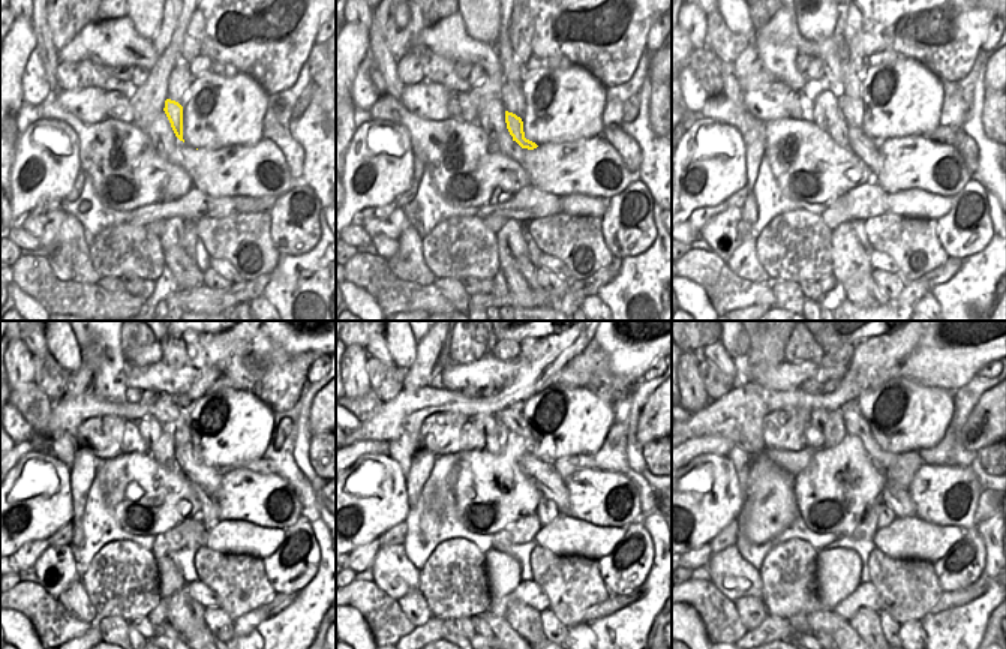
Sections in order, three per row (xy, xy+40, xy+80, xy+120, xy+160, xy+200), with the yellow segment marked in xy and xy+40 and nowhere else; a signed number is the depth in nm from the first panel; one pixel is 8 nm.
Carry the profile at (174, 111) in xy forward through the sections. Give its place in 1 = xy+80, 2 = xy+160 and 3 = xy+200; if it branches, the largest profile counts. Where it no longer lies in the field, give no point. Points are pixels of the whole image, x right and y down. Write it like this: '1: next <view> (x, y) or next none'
1: next xy+80 (859, 141)
2: next xy+160 (547, 513)
3: next xy+200 (886, 516)

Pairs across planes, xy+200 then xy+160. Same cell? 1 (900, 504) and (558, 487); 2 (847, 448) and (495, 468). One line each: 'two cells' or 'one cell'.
1: one cell
2: one cell

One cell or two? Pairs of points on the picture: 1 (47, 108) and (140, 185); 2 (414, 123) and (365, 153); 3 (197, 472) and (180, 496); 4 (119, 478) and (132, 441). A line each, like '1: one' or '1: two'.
1: one
2: two
3: two
4: two

